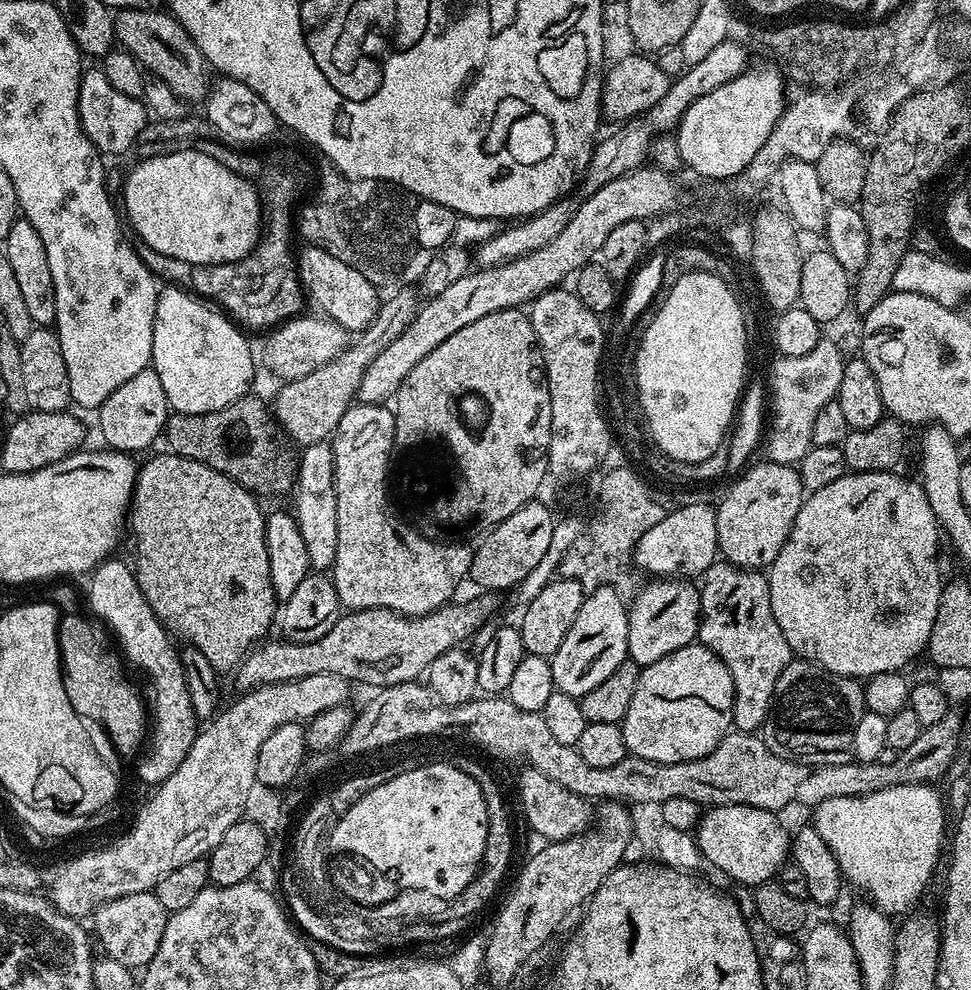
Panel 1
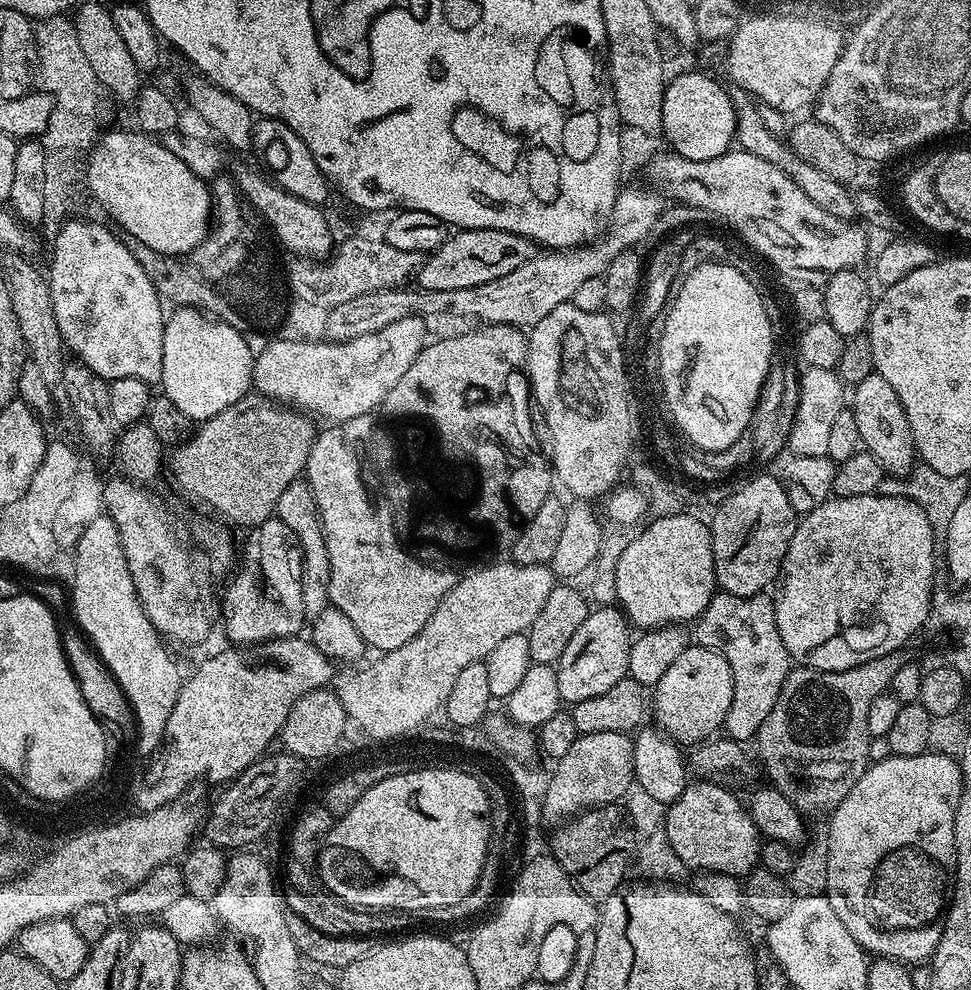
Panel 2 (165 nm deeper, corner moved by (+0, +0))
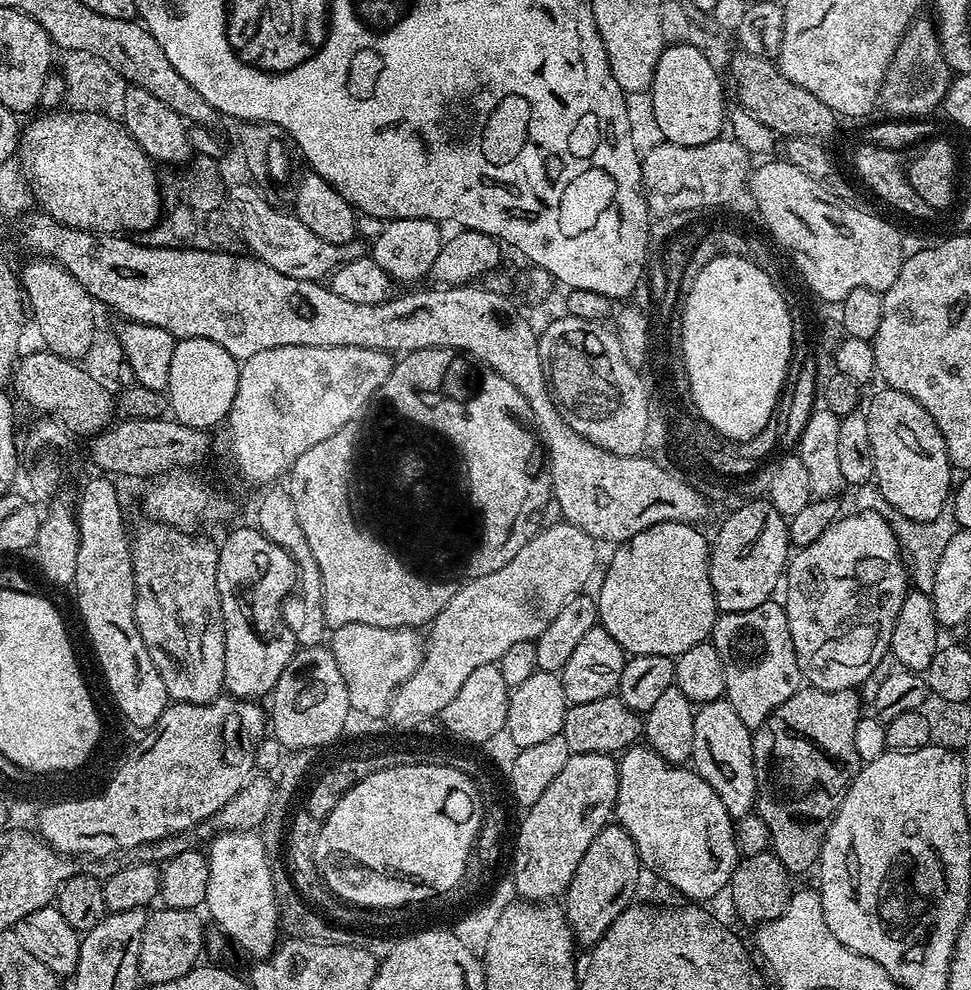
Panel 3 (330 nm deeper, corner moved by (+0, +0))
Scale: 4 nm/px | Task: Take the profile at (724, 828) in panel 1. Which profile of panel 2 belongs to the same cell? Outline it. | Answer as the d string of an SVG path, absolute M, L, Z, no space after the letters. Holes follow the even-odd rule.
M692 782L684 793L667 809L664 818L664 829L682 862L692 870L721 872L737 878L743 878L757 867L760 859L762 834L756 829L752 814L745 801L739 800L732 792L727 792L720 782Z

